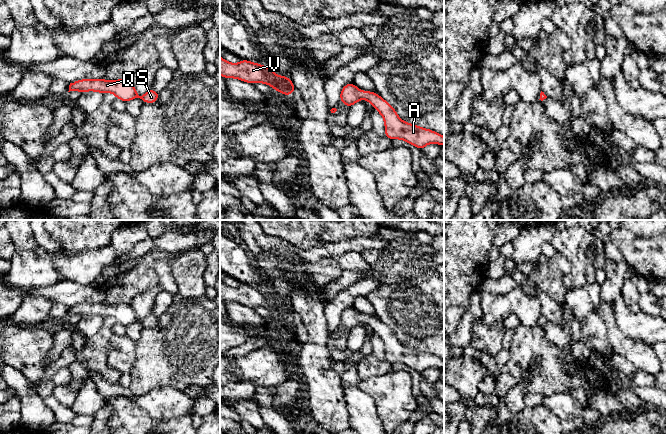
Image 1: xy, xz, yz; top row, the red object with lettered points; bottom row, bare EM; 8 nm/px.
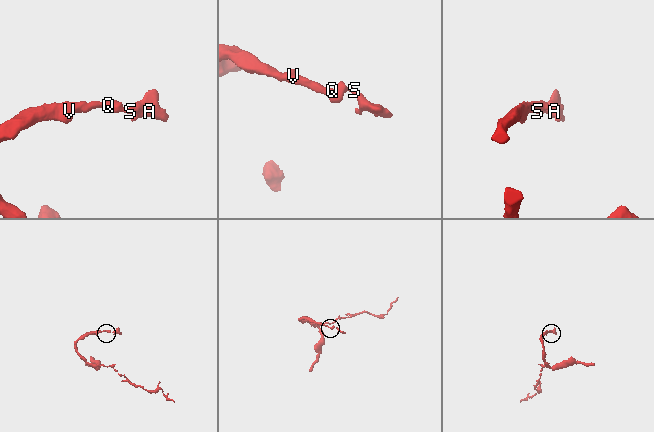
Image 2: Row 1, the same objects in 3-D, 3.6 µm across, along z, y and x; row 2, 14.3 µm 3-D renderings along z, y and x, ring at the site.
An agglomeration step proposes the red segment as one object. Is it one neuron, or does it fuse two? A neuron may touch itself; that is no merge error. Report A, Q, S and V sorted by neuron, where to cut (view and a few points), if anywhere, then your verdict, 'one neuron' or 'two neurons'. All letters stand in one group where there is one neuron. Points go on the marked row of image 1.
A Q S V; no cut; one neuron

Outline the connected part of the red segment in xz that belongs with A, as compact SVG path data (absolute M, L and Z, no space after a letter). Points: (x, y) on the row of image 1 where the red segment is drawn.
M352 82L342 88L340 100L347 107L350 108L360 99L370 102L374 109L383 116L385 136L389 139L403 139L420 150L430 143L437 143L440 146L444 145L444 137L441 134L404 122L397 115L395 109L378 94L370 91L363 92Z

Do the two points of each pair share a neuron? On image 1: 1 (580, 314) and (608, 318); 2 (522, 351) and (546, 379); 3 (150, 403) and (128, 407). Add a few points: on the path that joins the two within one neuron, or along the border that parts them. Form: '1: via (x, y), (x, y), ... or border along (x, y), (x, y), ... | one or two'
1: border along (600, 305), (595, 310) | two
2: via (532, 351), (546, 364), (546, 369) | one
3: border along (132, 401), (156, 419) | two

